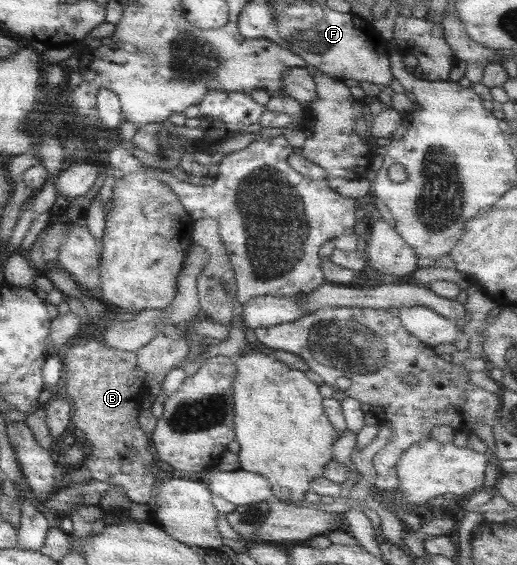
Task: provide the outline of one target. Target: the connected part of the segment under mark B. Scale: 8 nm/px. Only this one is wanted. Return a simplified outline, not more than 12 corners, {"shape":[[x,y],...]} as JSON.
{"shape":[[63,349],[71,422],[91,478],[147,505],[157,483],[135,353]]}

